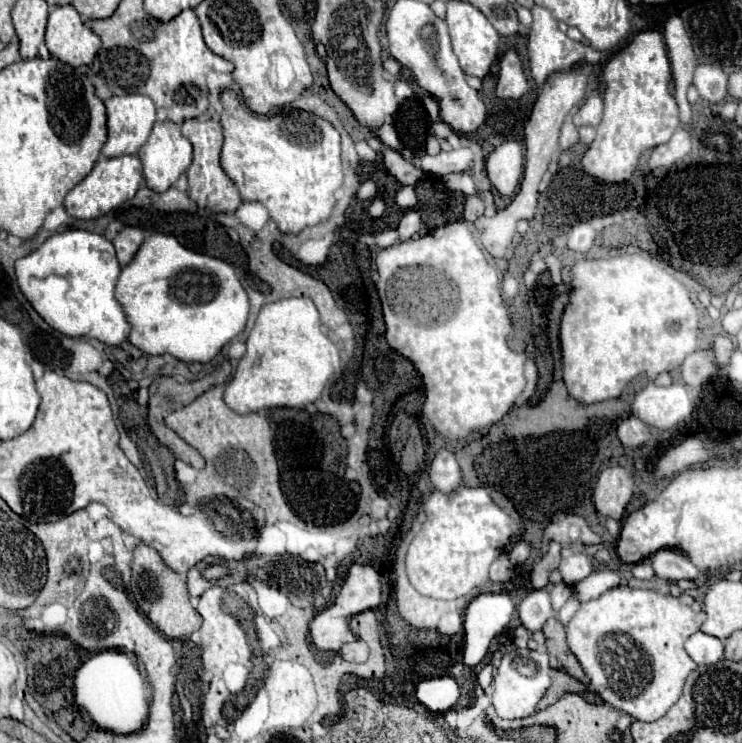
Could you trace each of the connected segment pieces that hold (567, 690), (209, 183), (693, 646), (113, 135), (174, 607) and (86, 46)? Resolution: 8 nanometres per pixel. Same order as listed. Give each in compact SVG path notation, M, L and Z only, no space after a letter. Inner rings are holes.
M551 670L551 686L547 690L547 694L543 696L543 700L539 702L539 710L555 704L555 700L559 700L563 694L583 694L587 690L587 686L579 680L575 680L573 676L569 676L567 672L561 670Z
M195 118L195 120L185 120L181 126L181 132L193 144L193 162L187 170L189 198L195 200L201 208L209 208L213 212L235 212L243 200L239 196L239 190L235 188L235 184L231 182L231 178L223 172L223 168L219 164L219 154L221 154L221 144L223 144L221 124L213 122L213 120Z
M705 632L691 634L685 642L685 650L697 664L717 664L723 660L723 642Z
M125 94L125 96L111 96L105 100L107 108L107 142L101 150L103 156L123 156L123 154L137 154L137 150L147 142L151 128L155 124L155 104L151 98L141 94Z
M139 544L133 552L133 576L131 576L131 594L137 602L137 606L147 614L147 618L167 636L173 640L187 640L195 630L201 628L201 614L197 612L201 596L187 594L185 580L169 570L159 554L147 546ZM190 597L190 602L189 602ZM194 607L194 608L193 608ZM196 609L196 610L195 610Z
M55 6L49 12L45 44L53 58L79 68L91 64L101 48L101 40L91 32L73 6Z

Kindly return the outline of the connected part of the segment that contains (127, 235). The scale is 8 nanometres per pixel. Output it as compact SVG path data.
M127 226L117 234L117 238L113 240L113 246L117 250L117 258L121 266L127 266L133 260L139 246L143 244L143 238L145 238L143 230L135 226Z

